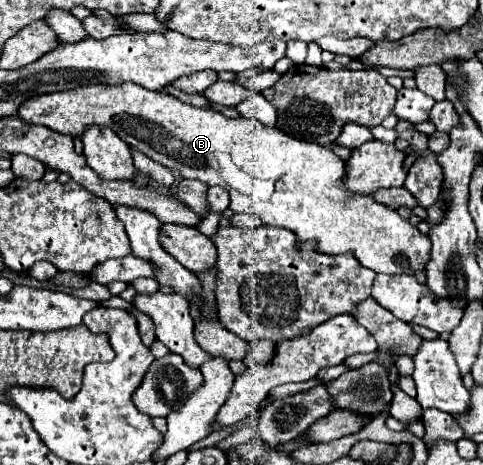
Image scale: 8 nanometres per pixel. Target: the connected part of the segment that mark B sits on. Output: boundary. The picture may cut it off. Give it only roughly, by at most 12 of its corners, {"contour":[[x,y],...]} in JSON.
{"contour":[[136,83],[26,99],[80,137],[110,127],[234,213],[376,273],[430,239],[340,187],[344,161],[256,119]]}

